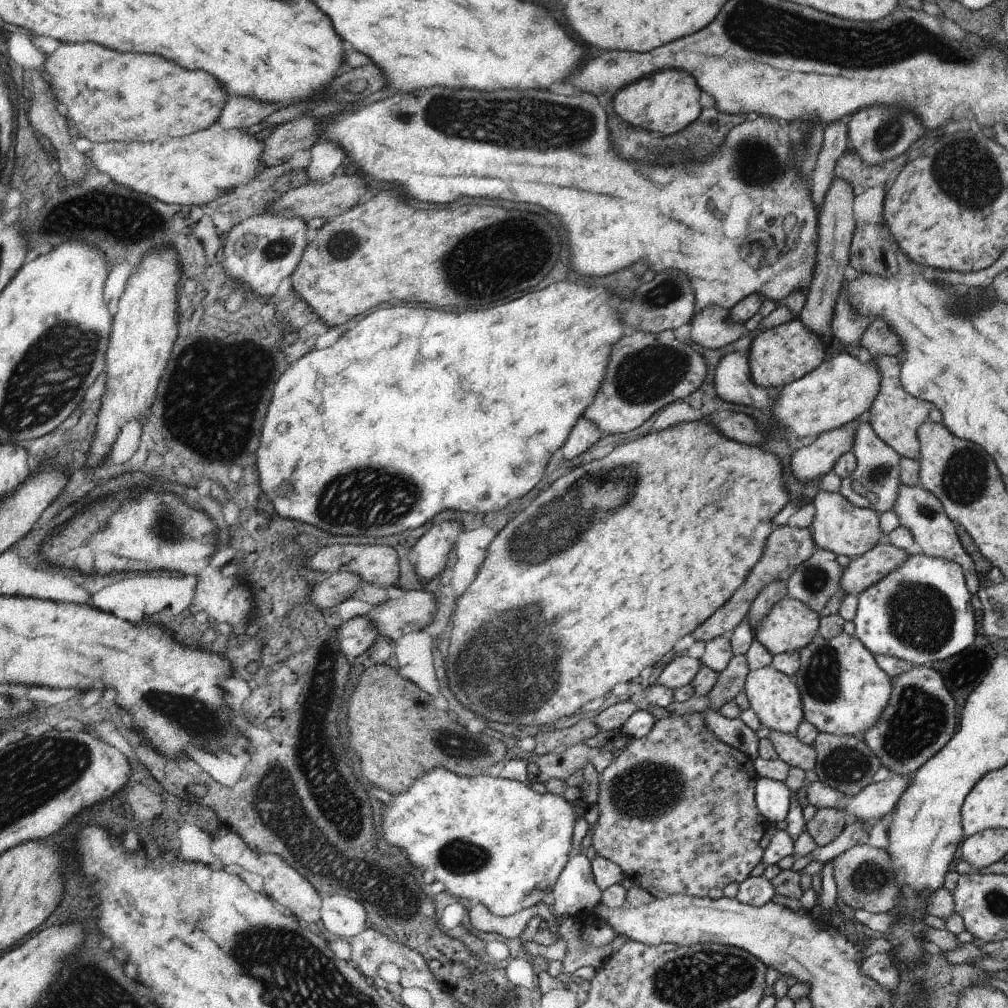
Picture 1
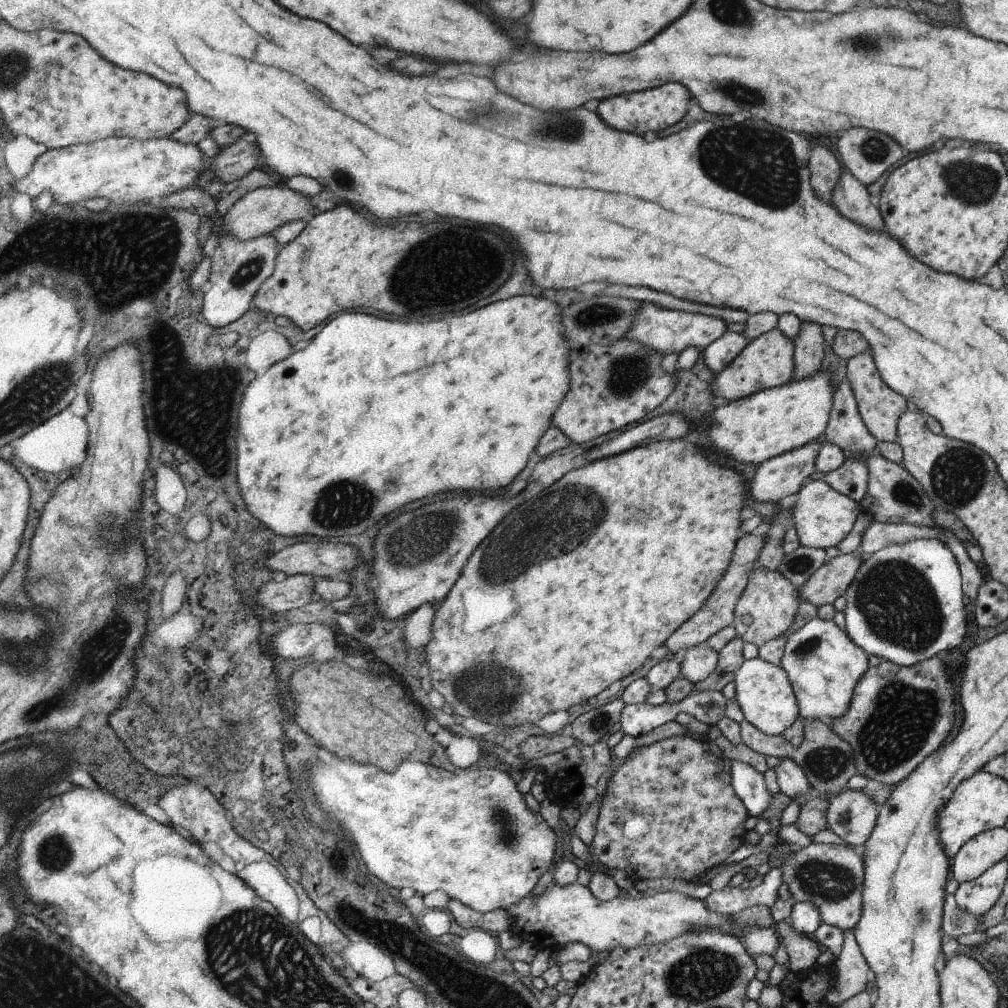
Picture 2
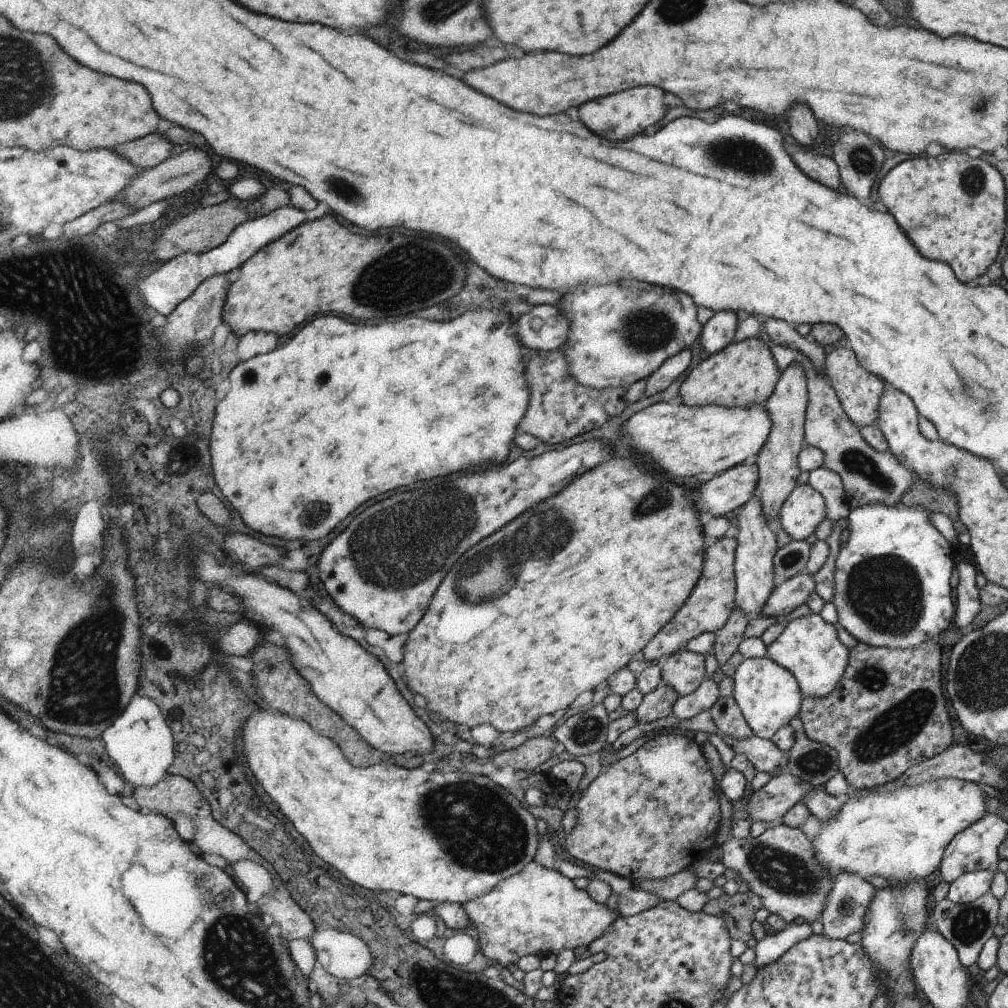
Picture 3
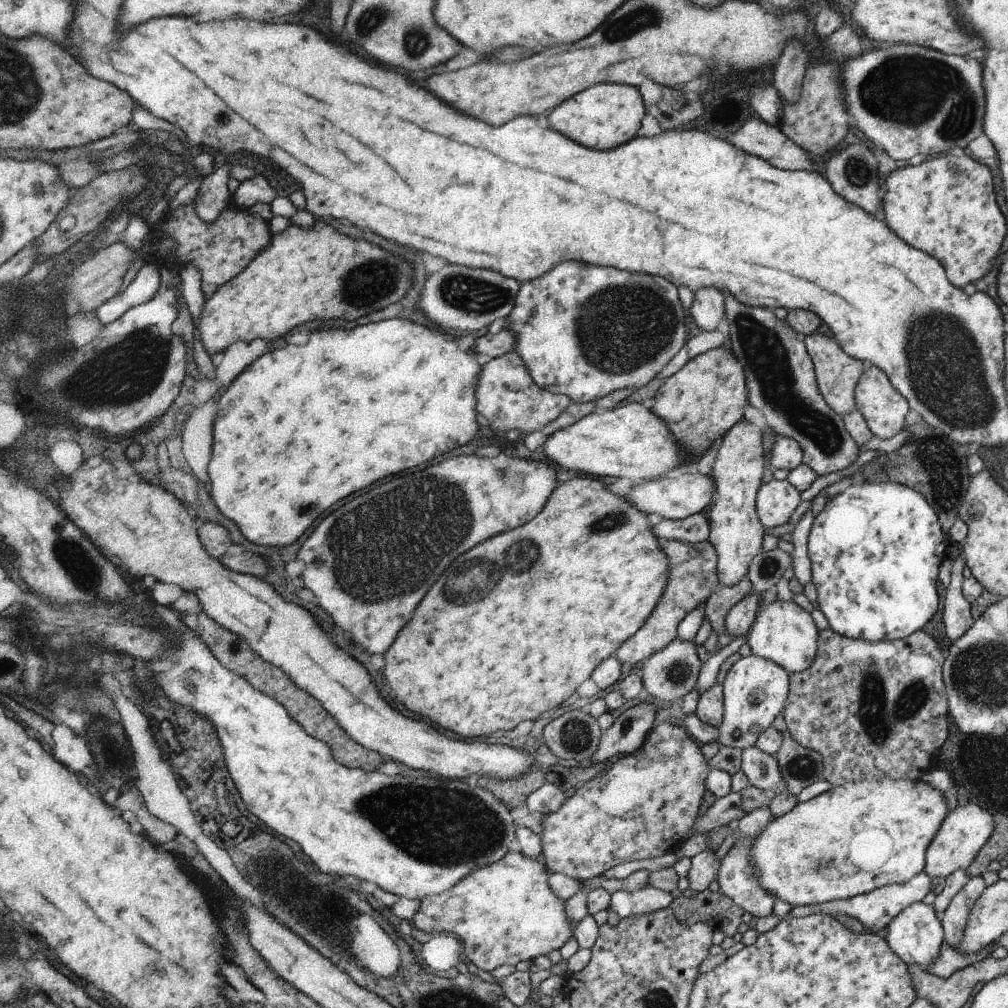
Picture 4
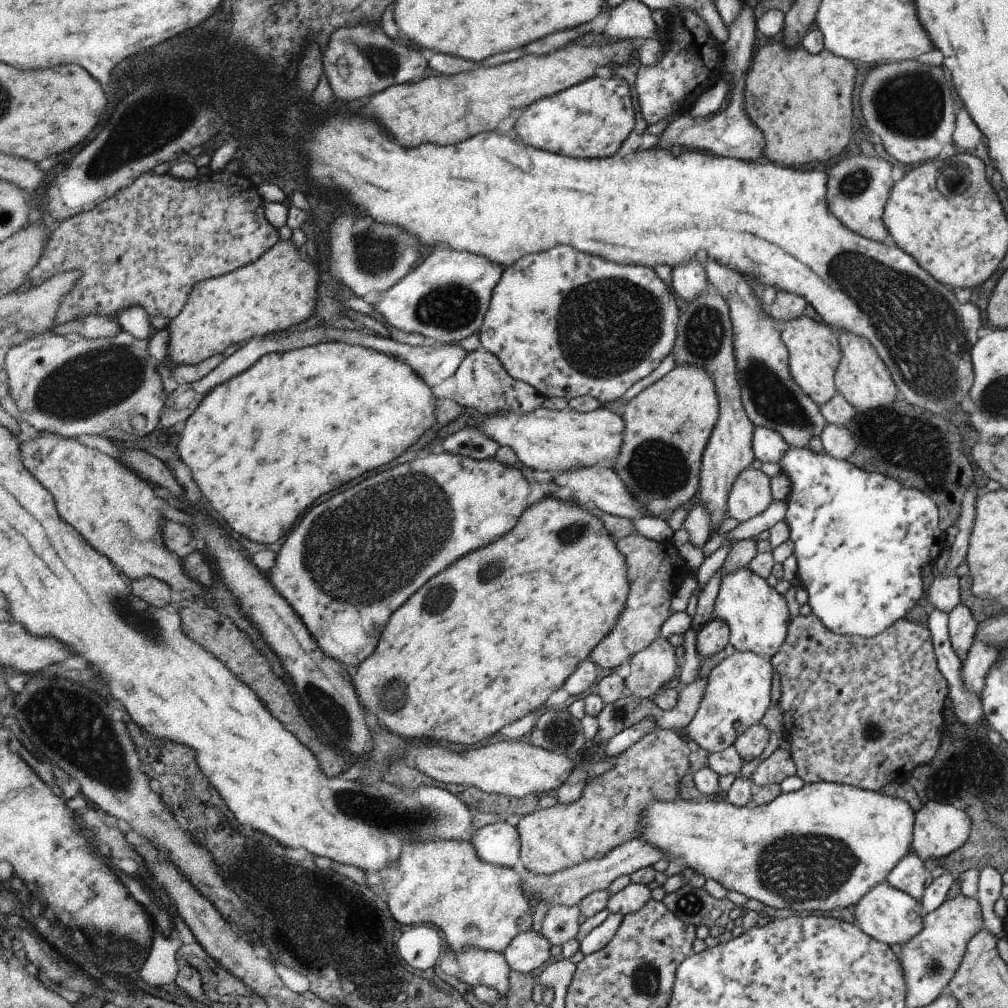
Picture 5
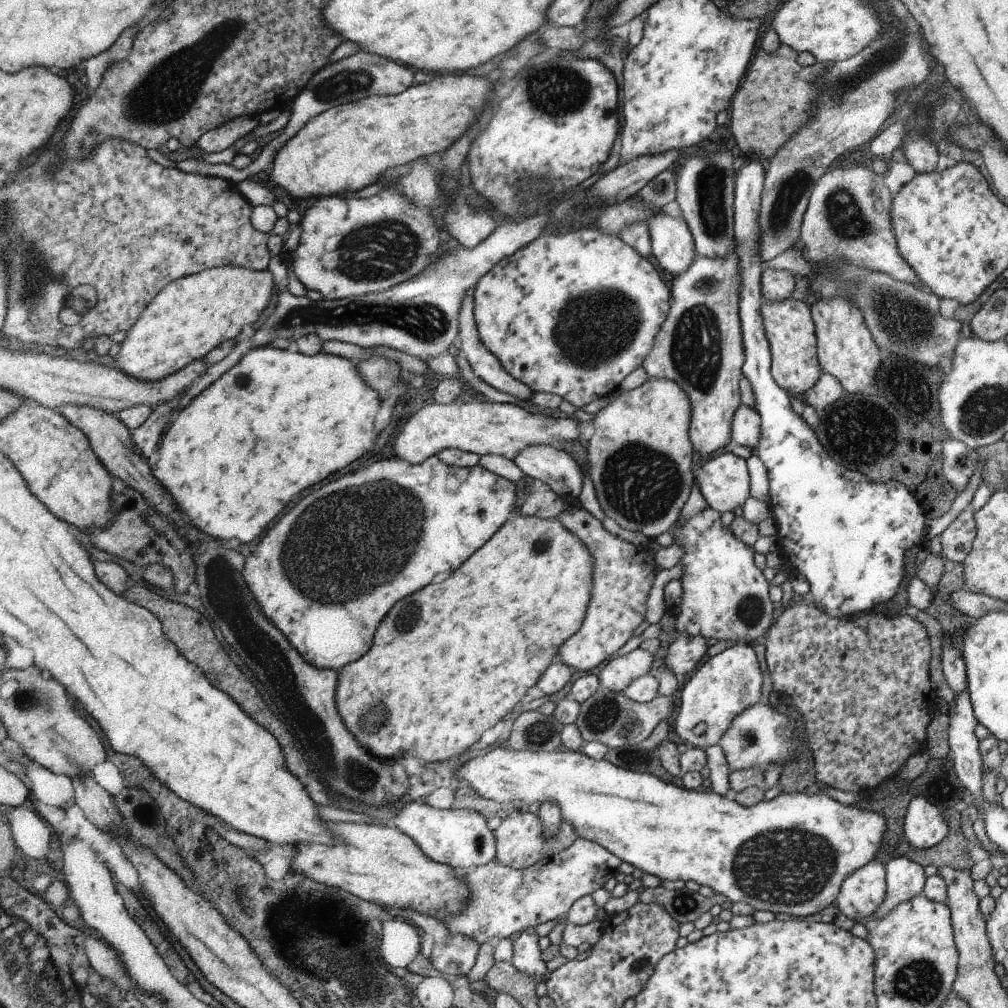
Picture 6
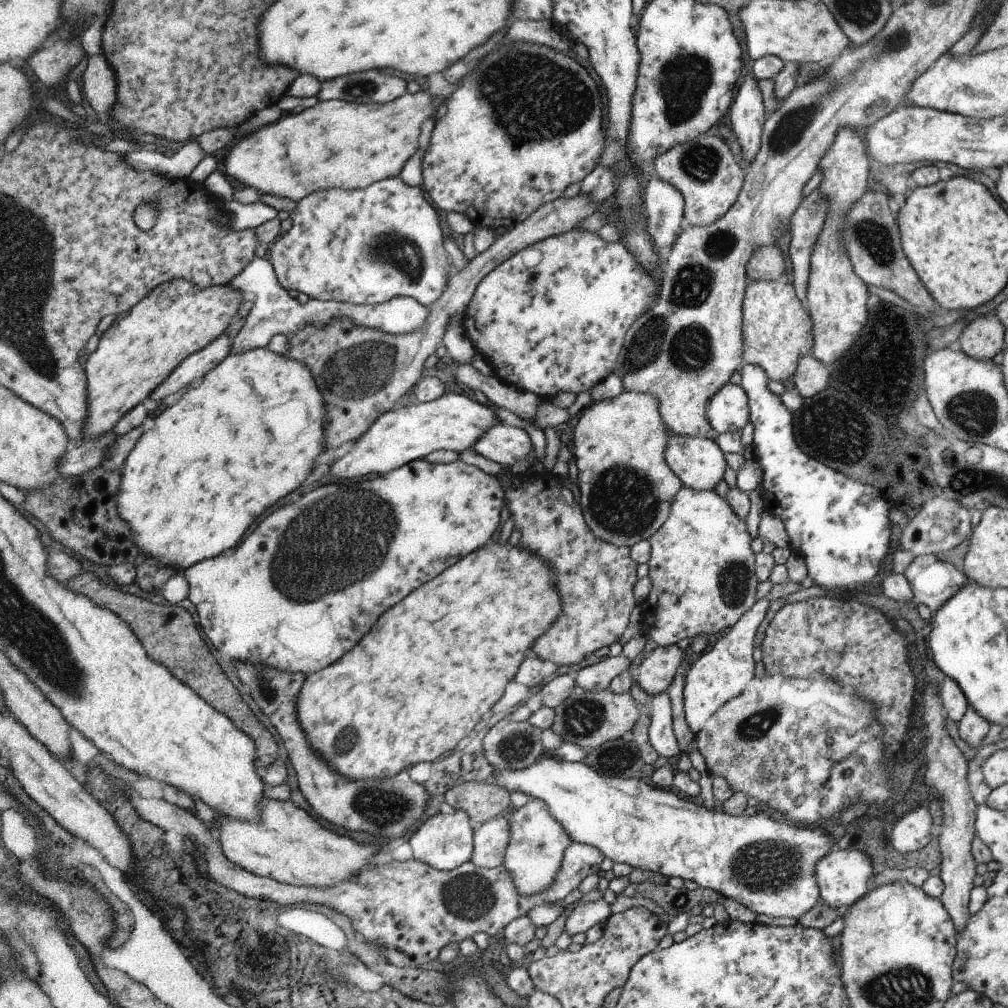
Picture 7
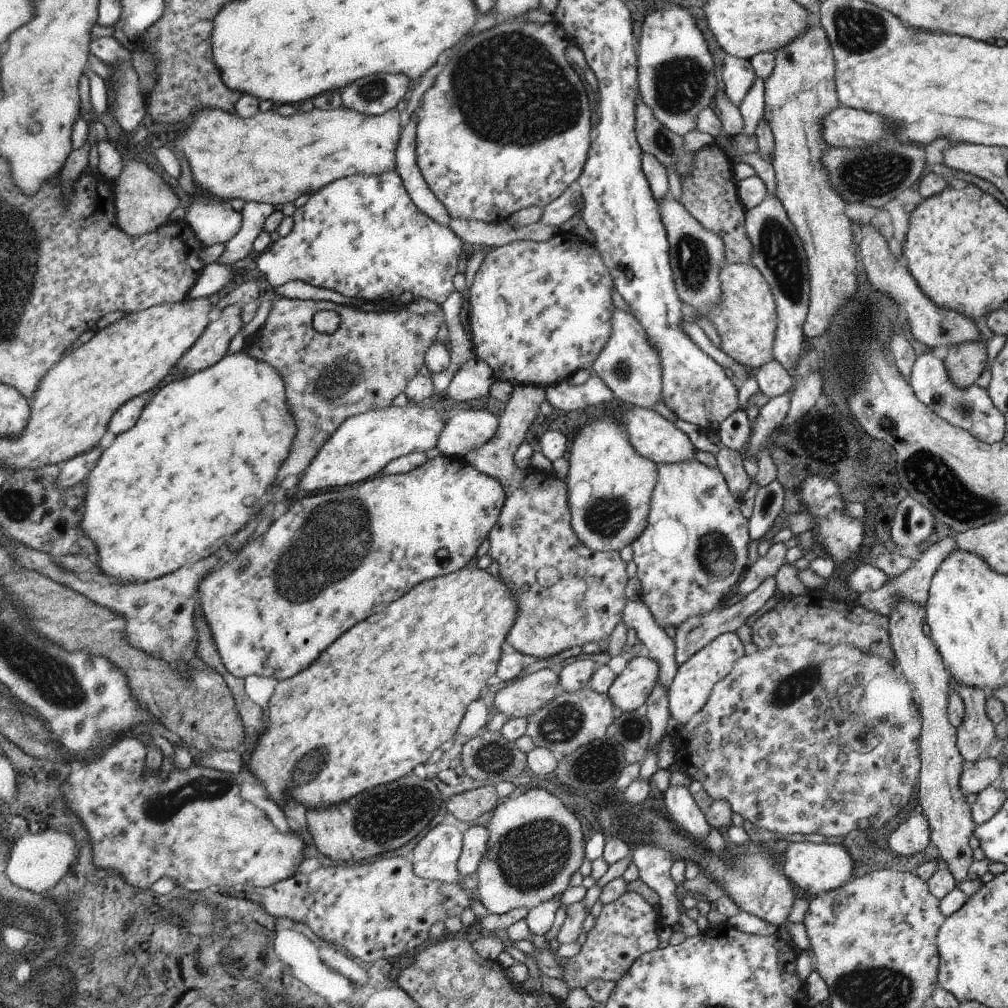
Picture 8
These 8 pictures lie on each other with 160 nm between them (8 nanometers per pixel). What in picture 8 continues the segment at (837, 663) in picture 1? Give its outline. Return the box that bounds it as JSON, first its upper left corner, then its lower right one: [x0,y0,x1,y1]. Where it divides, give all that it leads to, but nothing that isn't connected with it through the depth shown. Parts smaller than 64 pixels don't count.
[631,461,748,628]

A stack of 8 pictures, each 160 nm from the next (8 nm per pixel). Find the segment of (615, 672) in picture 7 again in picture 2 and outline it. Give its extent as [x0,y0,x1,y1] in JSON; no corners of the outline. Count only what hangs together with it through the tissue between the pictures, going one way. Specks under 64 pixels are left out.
[681,643,719,684]

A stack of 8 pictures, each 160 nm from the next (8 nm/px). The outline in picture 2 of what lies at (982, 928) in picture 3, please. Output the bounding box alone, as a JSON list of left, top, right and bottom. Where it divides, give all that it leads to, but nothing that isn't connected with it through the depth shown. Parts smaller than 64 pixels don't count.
[941,893,979,937]

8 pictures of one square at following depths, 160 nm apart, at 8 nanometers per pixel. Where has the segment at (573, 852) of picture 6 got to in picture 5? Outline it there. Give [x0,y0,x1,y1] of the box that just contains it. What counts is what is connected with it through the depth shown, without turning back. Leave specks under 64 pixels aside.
[520,839,665,907]

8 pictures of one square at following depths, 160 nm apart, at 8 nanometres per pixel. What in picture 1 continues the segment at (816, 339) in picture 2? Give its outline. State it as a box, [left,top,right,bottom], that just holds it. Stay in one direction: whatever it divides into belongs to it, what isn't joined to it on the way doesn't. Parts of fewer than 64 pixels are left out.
[800,179,857,340]

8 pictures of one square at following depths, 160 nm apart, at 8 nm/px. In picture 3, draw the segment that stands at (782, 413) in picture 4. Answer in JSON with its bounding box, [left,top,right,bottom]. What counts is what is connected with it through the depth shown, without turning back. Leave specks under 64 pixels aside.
[756,332,914,509]

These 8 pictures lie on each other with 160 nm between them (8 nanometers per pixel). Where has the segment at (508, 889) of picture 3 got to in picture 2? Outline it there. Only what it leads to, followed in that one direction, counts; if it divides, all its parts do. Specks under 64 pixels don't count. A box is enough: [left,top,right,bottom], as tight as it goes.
[504,882,783,956]

